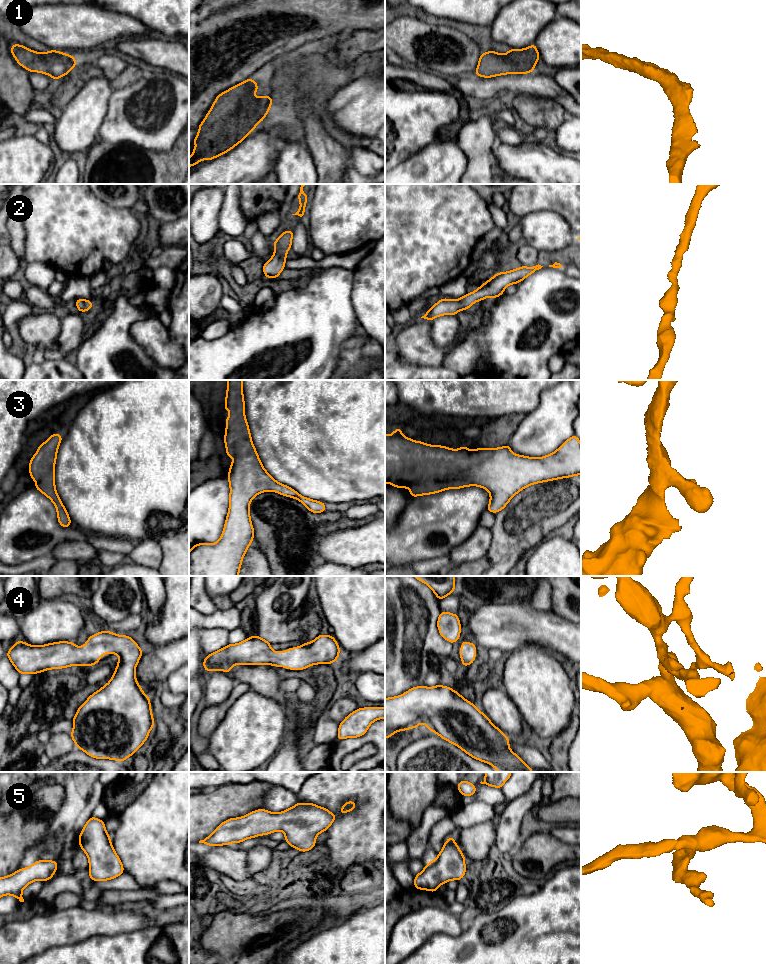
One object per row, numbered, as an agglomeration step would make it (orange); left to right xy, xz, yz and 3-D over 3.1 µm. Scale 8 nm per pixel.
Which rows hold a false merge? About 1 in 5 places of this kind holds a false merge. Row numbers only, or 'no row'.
no row

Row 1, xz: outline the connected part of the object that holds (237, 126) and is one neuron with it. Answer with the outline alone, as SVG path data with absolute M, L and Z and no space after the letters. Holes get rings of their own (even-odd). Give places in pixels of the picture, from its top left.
M246 79L216 97L191 144L198 145L189 158L189 167L200 160L212 160L227 153L265 119L272 97L253 98L257 91L257 82Z

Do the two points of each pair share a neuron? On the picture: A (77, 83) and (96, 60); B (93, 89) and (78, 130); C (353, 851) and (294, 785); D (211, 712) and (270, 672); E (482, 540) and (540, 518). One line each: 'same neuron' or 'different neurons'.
A: different neurons
B: same neuron
C: different neurons
D: different neurons
E: different neurons

